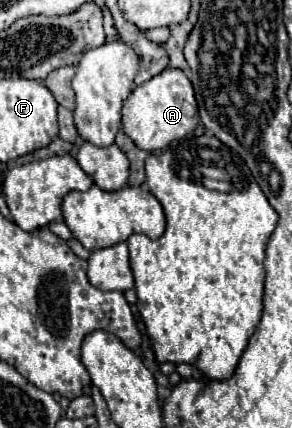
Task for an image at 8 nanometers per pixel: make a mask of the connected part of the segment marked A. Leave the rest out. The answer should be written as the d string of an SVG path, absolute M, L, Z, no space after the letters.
M174 67L164 69L160 75L136 87L122 107L124 133L144 151L164 149L174 139L182 139L194 133L198 121L200 117L198 117L198 105L192 83L182 69L174 69Z

